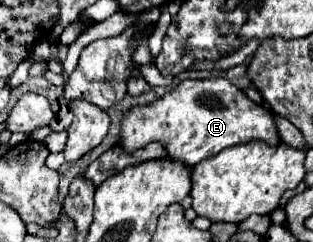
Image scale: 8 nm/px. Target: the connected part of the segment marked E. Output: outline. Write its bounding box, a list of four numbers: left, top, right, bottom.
[118,76,282,166]

